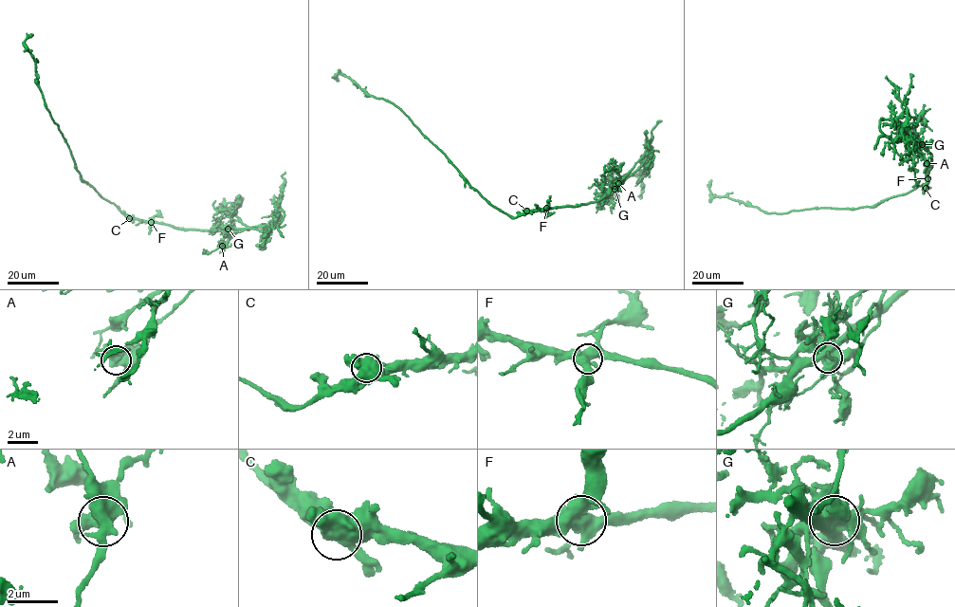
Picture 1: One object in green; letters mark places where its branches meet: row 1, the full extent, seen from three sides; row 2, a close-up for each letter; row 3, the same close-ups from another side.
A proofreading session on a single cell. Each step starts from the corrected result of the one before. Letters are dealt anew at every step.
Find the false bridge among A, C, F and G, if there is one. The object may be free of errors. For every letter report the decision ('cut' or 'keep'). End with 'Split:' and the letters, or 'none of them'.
A: keep
C: keep
F: keep
G: cut
Split: G

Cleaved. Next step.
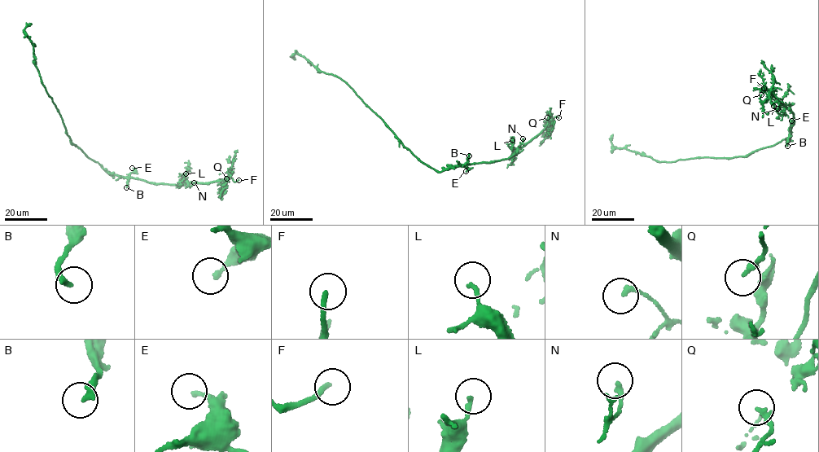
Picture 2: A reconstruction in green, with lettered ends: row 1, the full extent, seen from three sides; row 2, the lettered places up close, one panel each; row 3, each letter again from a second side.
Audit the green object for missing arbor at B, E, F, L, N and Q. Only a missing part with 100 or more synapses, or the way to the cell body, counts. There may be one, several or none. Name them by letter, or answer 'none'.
F

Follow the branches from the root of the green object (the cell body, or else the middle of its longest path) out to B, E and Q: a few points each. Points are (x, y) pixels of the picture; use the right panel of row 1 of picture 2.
B: (772, 146), (786, 138), (790, 140), (790, 135), (787, 146)
E: (772, 146), (784, 138), (790, 139), (788, 128), (791, 120)
Q: (772, 146), (784, 138), (790, 139), (794, 121), (794, 113), (771, 94), (761, 101), (761, 94)

